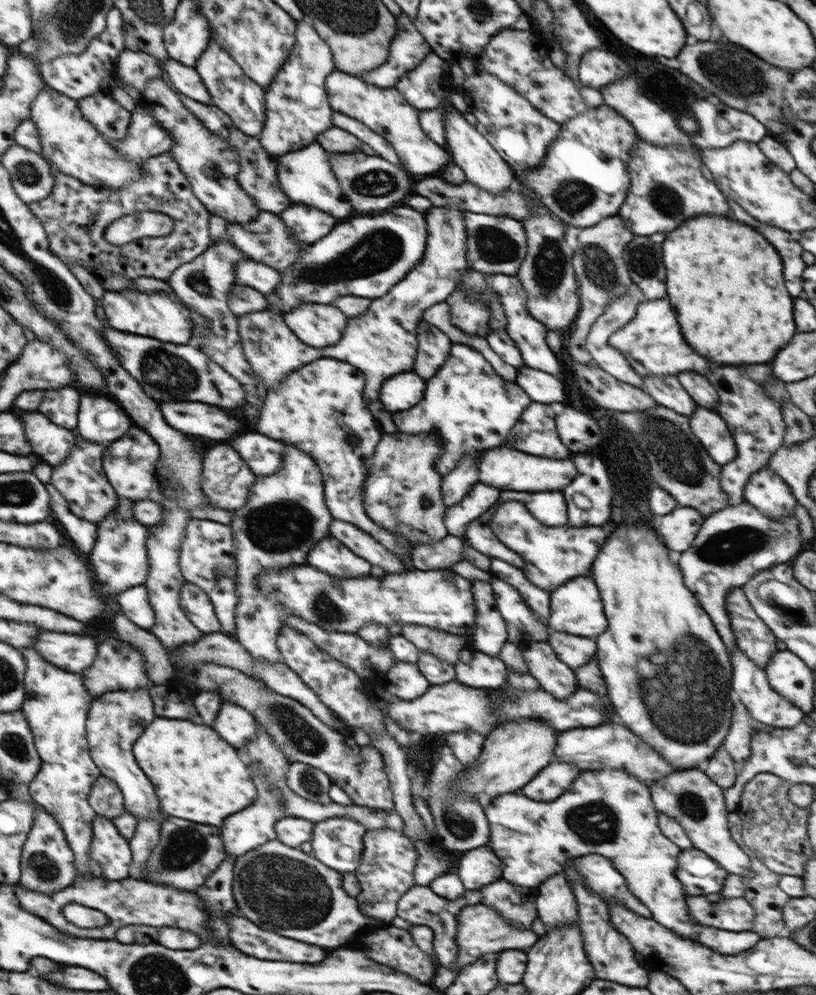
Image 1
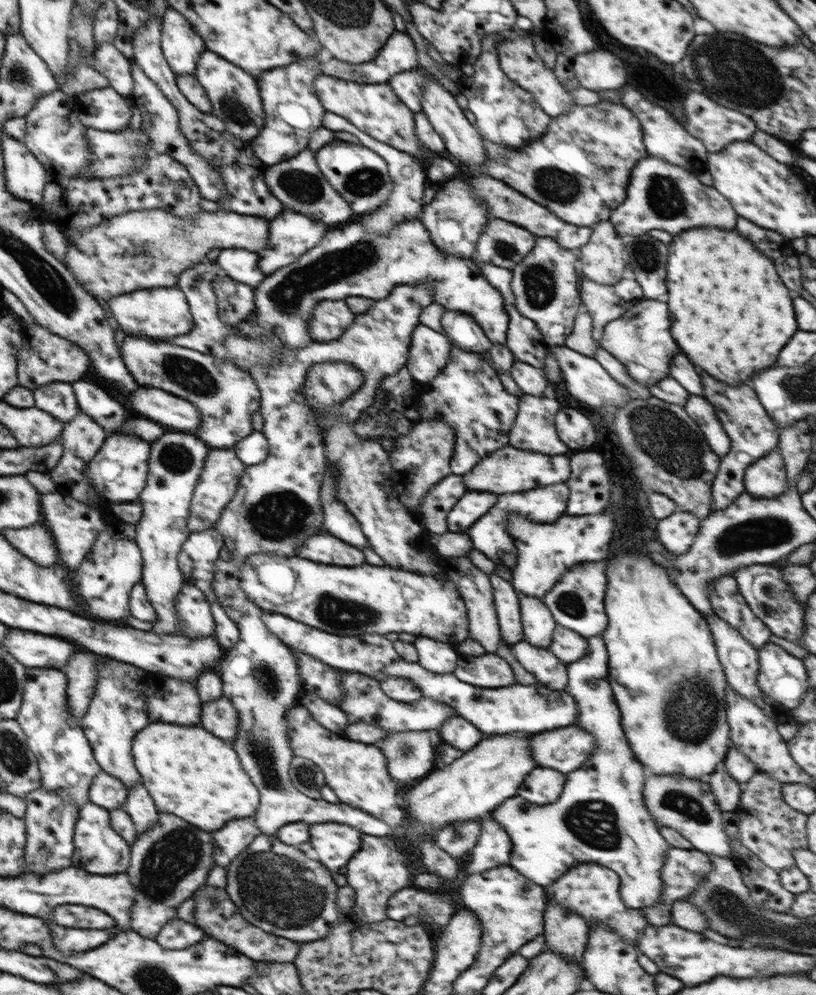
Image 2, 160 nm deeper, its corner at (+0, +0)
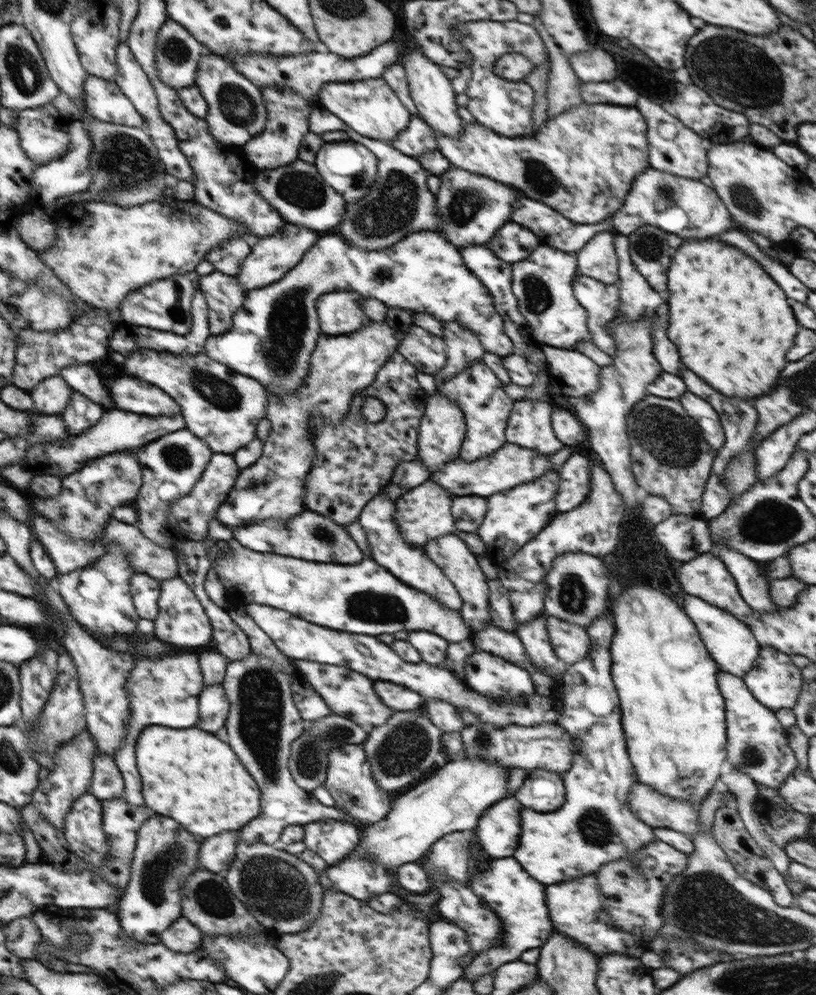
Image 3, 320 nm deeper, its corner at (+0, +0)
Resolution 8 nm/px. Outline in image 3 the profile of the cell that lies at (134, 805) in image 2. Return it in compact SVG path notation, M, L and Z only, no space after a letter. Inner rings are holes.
M184 649L181 652L165 654L157 659L140 659L127 676L127 694L132 706L131 722L127 724L123 745L115 752L115 763L126 782L124 798L133 805L144 806L142 780L136 770L136 738L146 726L168 726L168 728L190 728L198 720L198 694L205 685L200 665L200 651Z

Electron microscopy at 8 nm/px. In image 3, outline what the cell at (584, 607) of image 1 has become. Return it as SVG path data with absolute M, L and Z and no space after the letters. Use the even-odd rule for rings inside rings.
M583 552L558 554L544 579L544 613L588 628L597 616L603 615L608 609L607 589L613 580L614 576L597 556Z

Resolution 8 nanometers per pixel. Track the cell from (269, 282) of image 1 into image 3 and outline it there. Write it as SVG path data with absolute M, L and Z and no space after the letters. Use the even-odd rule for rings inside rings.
M240 235L224 239L213 246L205 256L215 270L230 276L236 276L241 267L241 262L251 251L251 244Z

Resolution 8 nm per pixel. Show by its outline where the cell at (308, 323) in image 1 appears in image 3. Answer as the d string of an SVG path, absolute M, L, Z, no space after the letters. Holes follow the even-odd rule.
M342 289L323 294L319 298L316 310L321 332L324 334L332 336L348 334L372 322L363 309L367 298L360 293Z

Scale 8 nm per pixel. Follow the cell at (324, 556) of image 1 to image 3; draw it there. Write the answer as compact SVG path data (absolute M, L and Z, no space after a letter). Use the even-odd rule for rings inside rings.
M306 509L299 515L291 516L287 521L281 518L267 518L257 523L240 525L234 529L233 538L242 546L254 552L274 552L282 556L331 564L357 564L364 559L364 554L357 542L350 536L345 526L338 524L323 514Z

